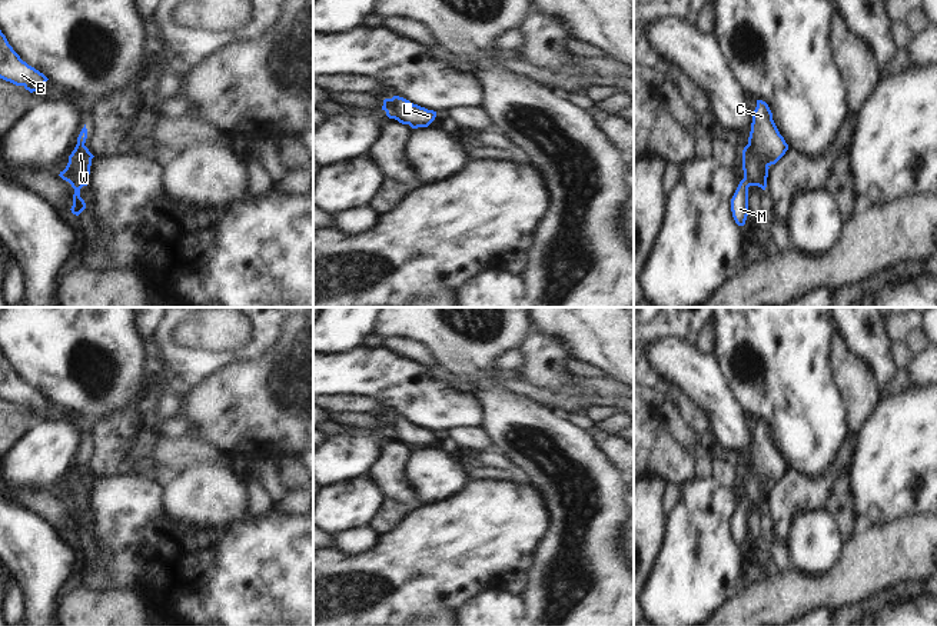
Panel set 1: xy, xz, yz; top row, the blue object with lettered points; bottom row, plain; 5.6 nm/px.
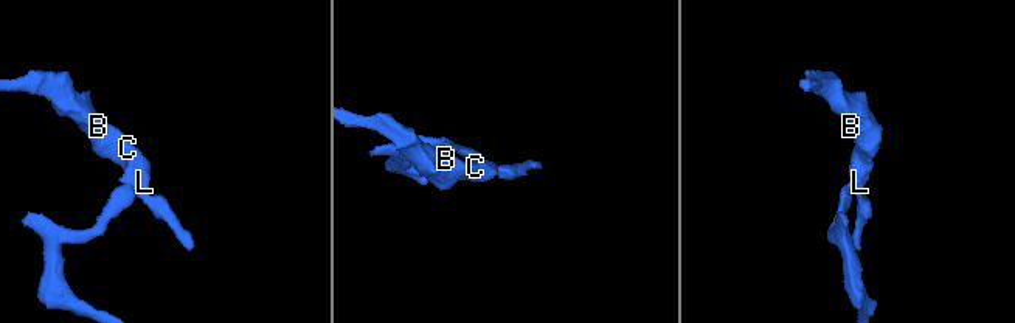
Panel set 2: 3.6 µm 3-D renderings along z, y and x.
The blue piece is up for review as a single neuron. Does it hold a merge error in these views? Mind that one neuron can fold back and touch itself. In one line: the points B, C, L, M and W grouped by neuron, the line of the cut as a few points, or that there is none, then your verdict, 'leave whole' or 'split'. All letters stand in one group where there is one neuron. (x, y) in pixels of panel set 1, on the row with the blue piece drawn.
groups B C L M W; cut none; leave whole

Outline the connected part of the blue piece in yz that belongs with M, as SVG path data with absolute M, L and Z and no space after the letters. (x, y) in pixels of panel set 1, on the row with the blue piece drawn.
M757 100L748 144L742 150L744 179L731 199L732 217L738 226L744 226L748 216L748 187L758 186L765 190L770 166L787 150L788 144L780 134L768 104Z

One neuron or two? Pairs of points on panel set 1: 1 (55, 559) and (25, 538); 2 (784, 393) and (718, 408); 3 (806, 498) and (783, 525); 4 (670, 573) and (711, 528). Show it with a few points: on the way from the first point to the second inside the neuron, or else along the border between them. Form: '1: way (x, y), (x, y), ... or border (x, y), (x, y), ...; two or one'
1: way (47, 559), (32, 545); one
2: border (723, 375), (731, 395), (746, 412); two
3: way (797, 499), (783, 516); one
4: way (685, 573), (700, 559), (701, 543); one

